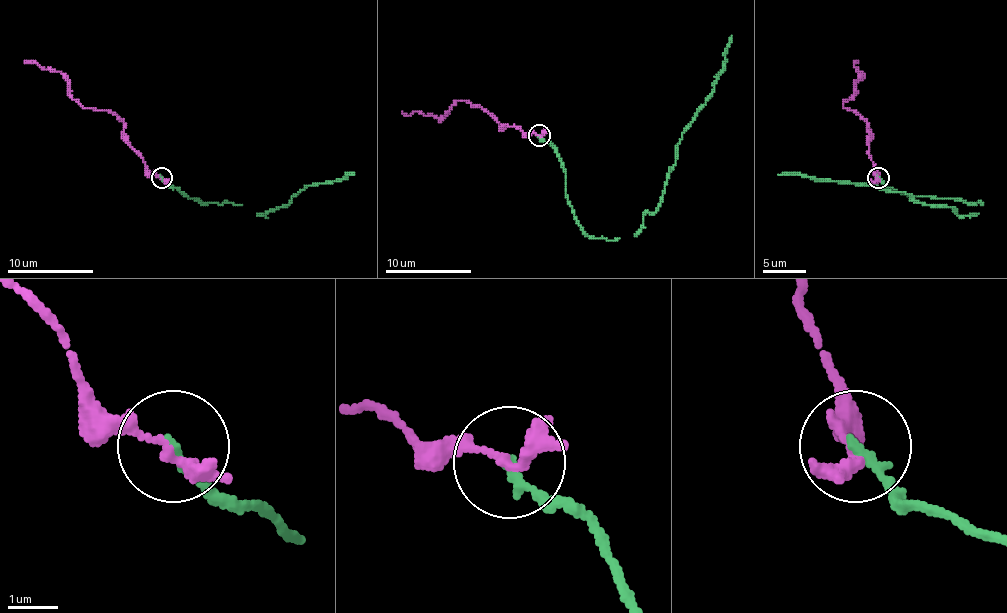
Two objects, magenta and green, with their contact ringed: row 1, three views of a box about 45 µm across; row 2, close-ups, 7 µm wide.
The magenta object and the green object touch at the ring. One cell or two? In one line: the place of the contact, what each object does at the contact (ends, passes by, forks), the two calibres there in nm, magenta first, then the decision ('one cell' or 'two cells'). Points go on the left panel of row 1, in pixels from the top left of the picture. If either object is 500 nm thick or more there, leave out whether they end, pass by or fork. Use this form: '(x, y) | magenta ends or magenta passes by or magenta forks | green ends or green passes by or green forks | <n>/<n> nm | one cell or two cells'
(162, 177) | magenta passes by | green ends | 180/200 nm | one cell

